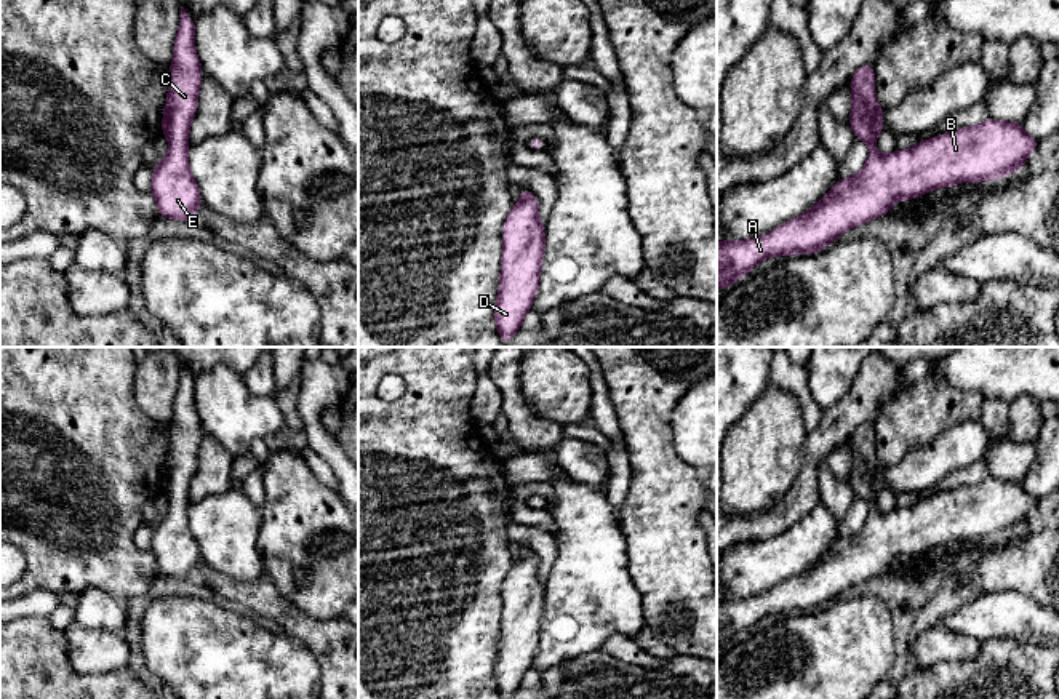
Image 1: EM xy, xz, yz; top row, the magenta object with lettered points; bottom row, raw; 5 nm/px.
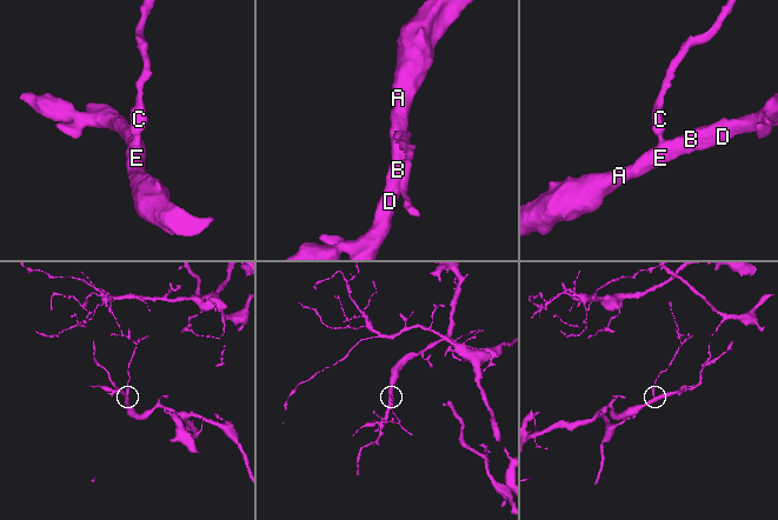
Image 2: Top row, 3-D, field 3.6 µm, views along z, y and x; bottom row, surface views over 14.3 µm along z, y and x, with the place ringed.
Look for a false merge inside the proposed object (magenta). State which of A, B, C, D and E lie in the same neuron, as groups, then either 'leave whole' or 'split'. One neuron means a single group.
A B C D E | leave whole

